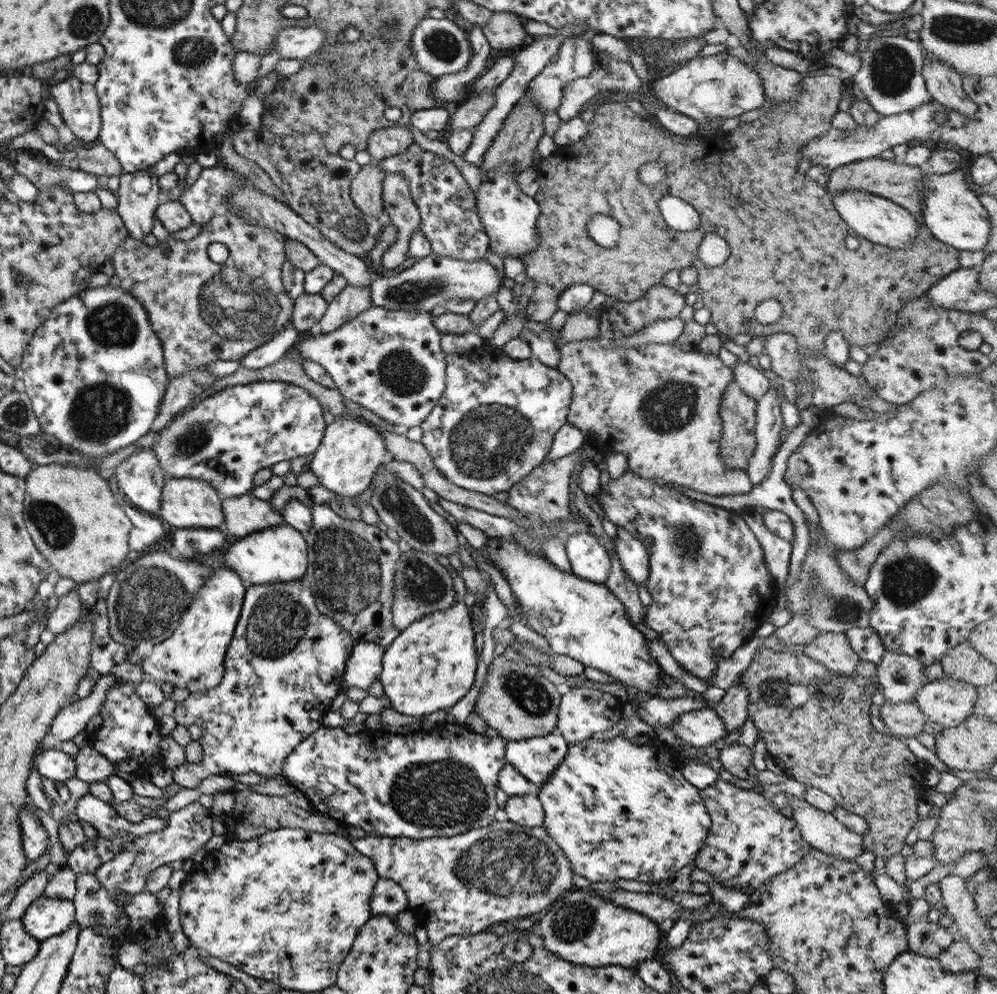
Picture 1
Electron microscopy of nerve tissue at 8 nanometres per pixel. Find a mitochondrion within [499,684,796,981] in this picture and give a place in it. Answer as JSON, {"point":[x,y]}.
{"point":[573,921]}

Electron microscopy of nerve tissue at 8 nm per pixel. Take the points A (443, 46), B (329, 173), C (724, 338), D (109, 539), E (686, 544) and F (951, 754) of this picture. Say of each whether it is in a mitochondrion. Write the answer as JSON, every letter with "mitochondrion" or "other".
{"A":"mitochondrion","B":"other","C":"other","D":"other","E":"mitochondrion","F":"other"}

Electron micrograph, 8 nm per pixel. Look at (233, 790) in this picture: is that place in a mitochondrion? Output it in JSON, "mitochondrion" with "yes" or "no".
{"mitochondrion":"no"}

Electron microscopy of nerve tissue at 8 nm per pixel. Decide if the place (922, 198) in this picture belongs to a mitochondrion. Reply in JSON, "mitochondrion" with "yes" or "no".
{"mitochondrion":"no"}

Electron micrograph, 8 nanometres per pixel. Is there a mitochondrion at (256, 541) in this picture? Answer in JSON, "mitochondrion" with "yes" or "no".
{"mitochondrion":"no"}

